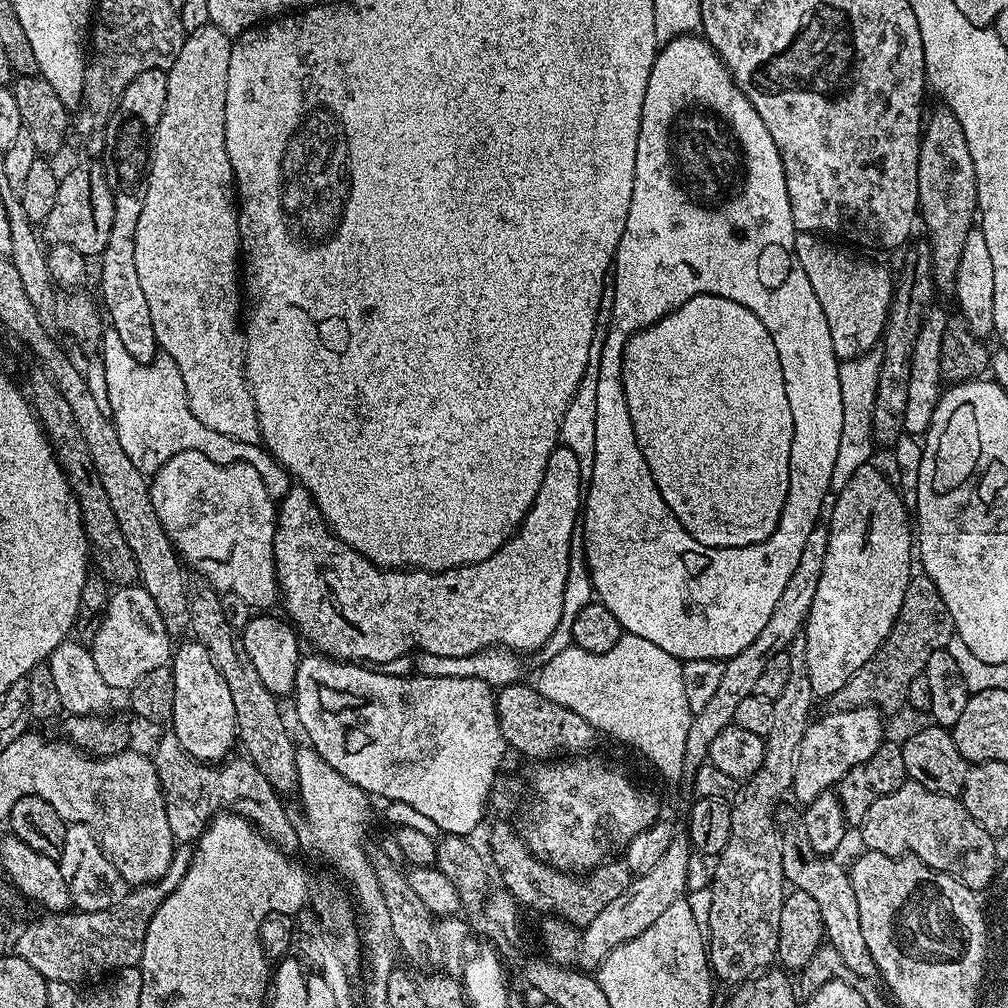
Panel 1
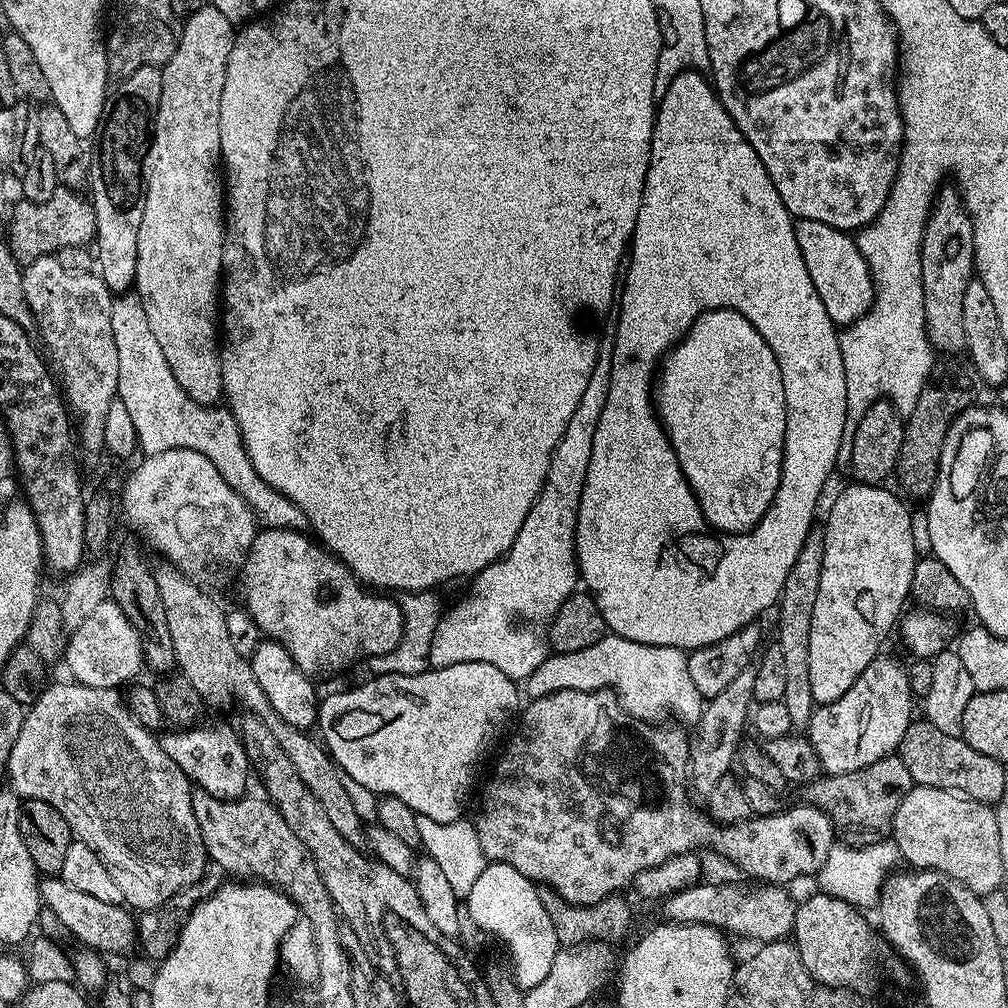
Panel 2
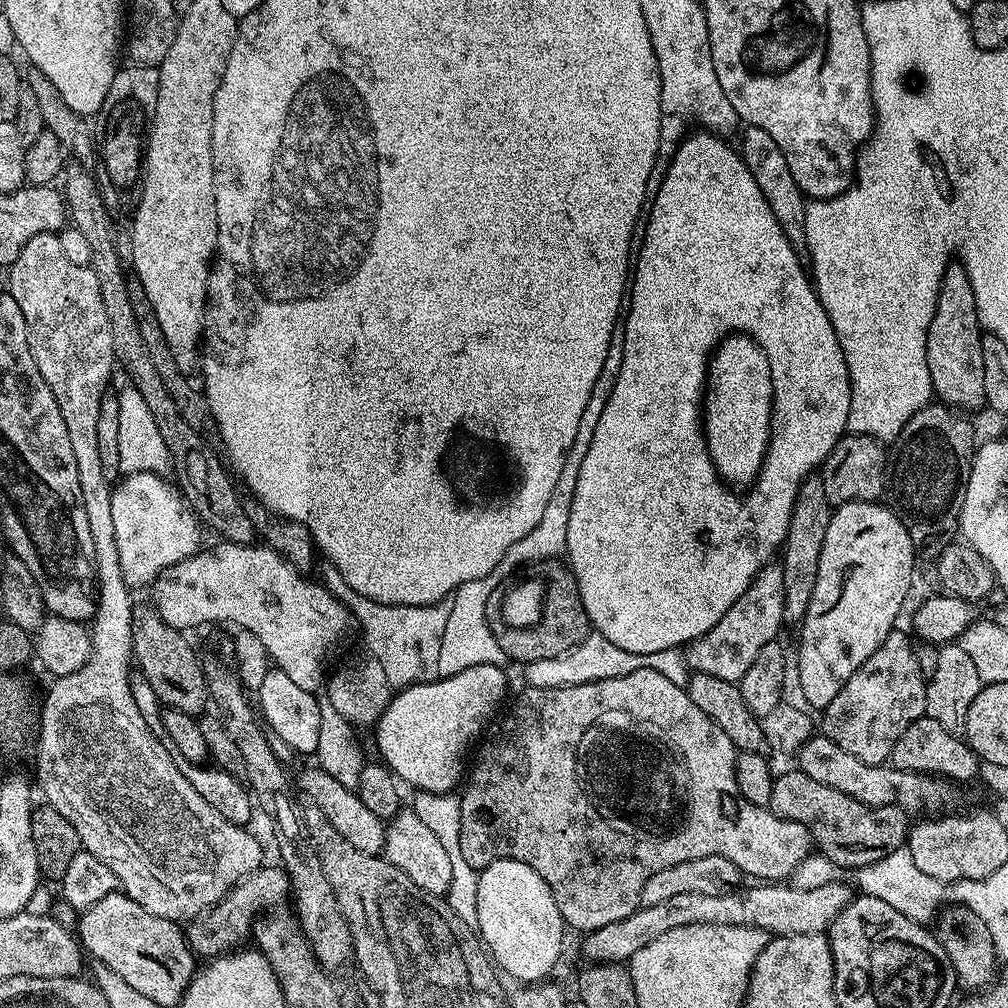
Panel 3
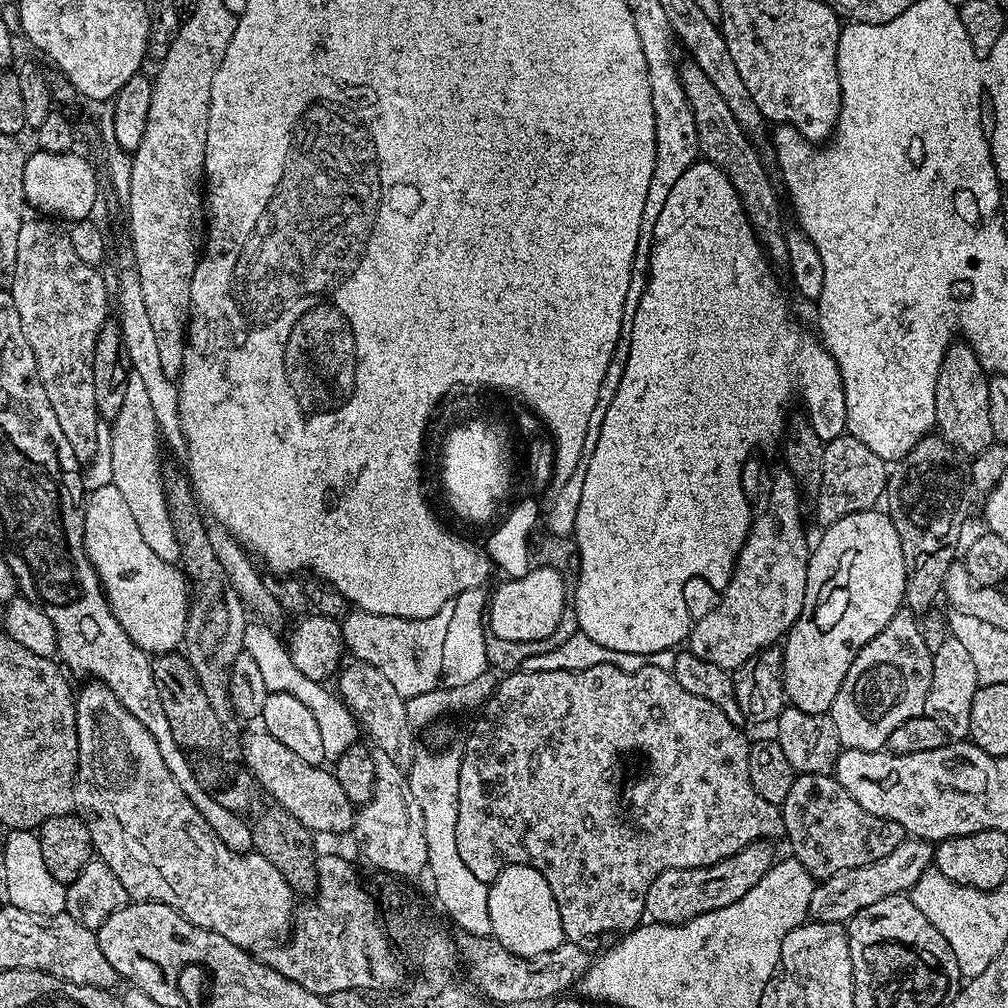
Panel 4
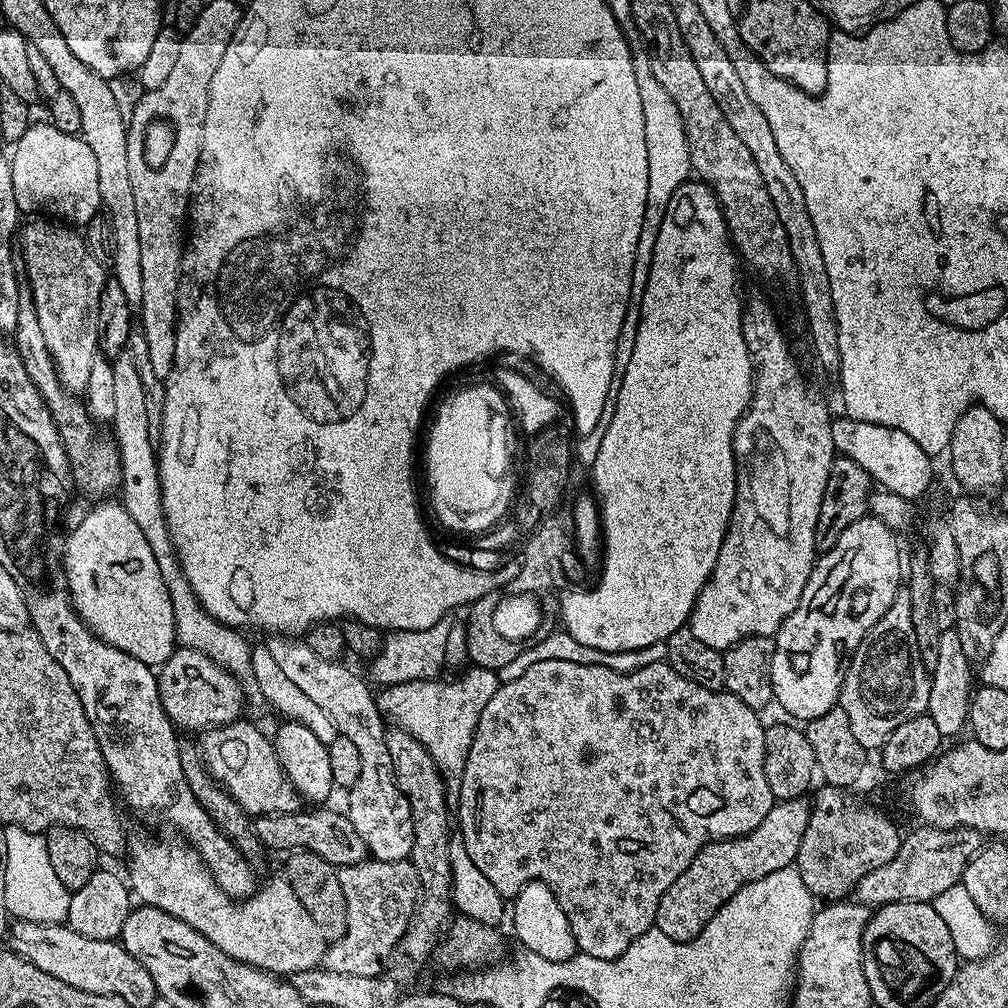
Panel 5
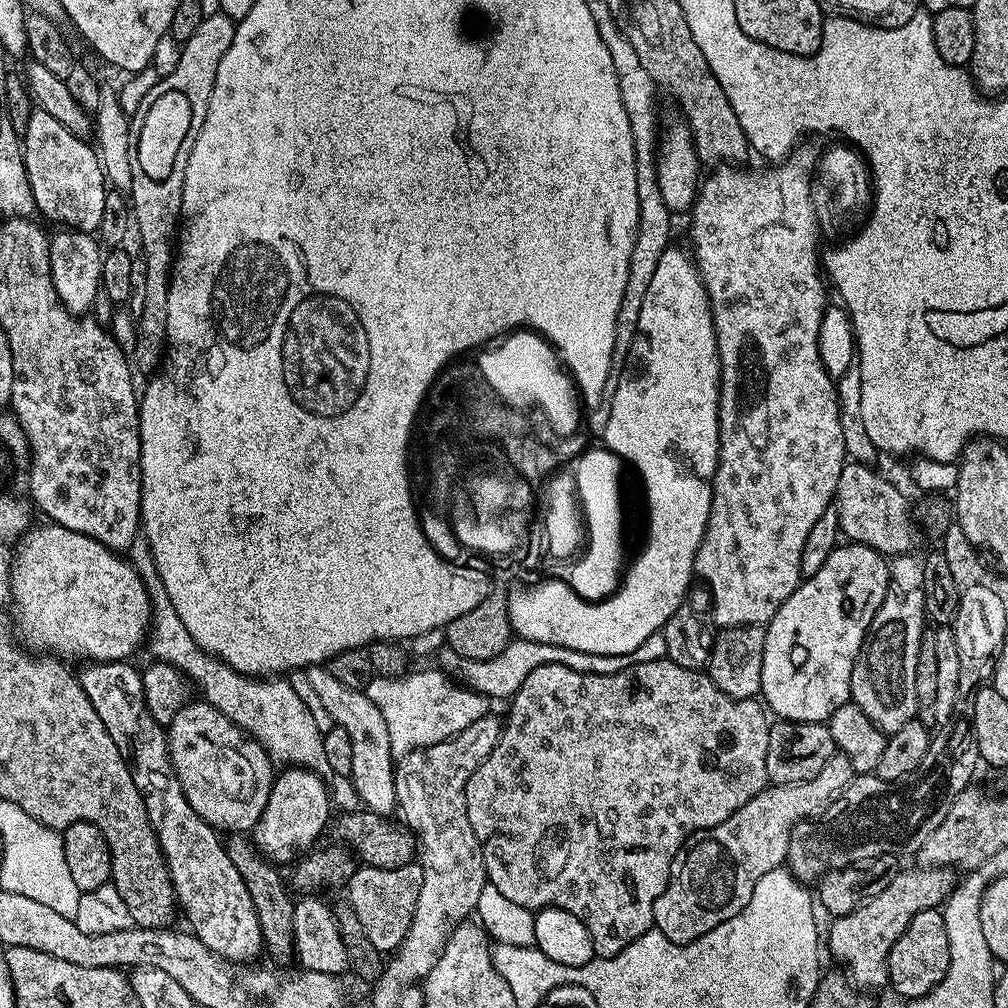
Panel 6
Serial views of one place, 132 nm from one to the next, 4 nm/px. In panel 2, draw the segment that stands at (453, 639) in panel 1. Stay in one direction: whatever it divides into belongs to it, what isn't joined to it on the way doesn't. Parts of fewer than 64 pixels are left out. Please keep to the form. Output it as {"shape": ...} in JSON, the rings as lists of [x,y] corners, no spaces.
{"shape":[[[266,528],[257,531],[254,542],[250,546],[247,556],[244,557],[243,564],[238,569],[238,577],[240,576],[240,596],[244,599],[242,608],[248,612],[250,618],[257,624],[261,633],[269,640],[277,640],[279,644],[284,646],[290,658],[294,658],[294,662],[300,667],[310,678],[316,676],[332,676],[335,672],[340,672],[343,668],[348,668],[351,664],[356,664],[371,656],[384,655],[397,646],[403,634],[403,616],[400,613],[400,605],[395,599],[388,597],[388,594],[373,594],[365,585],[357,580],[356,575],[342,563],[337,560],[327,548],[321,546],[311,535],[303,536],[303,531],[296,528]]]}

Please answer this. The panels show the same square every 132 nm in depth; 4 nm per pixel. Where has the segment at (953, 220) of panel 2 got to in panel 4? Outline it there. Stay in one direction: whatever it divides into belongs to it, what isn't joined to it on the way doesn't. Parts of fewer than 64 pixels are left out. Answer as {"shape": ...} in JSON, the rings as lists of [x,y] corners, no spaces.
{"shape":[[[953,342],[948,345],[934,396],[936,428],[945,442],[968,458],[976,456],[994,443],[990,426],[989,377],[968,343]]]}

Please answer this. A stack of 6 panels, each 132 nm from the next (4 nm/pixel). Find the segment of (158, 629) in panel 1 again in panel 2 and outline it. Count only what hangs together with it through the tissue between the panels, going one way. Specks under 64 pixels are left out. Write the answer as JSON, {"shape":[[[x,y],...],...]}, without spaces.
{"shape":[[[111,598],[94,606],[82,626],[70,633],[62,660],[63,663],[68,663],[68,672],[72,675],[69,677],[75,683],[95,688],[119,689],[120,684],[127,685],[135,681],[139,677],[136,675],[139,674],[140,668],[145,667],[140,635],[136,633],[136,627],[130,622],[130,618],[126,618],[126,614]]]}

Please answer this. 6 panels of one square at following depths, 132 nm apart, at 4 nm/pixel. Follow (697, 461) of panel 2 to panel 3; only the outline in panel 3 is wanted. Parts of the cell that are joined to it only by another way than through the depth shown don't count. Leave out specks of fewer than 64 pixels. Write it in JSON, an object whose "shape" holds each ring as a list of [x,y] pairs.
{"shape":[[[733,334],[721,340],[708,365],[706,399],[702,404],[704,438],[708,442],[708,453],[714,462],[720,479],[729,485],[748,486],[760,475],[764,457],[770,451],[772,434],[772,371],[766,354],[748,336]]]}

